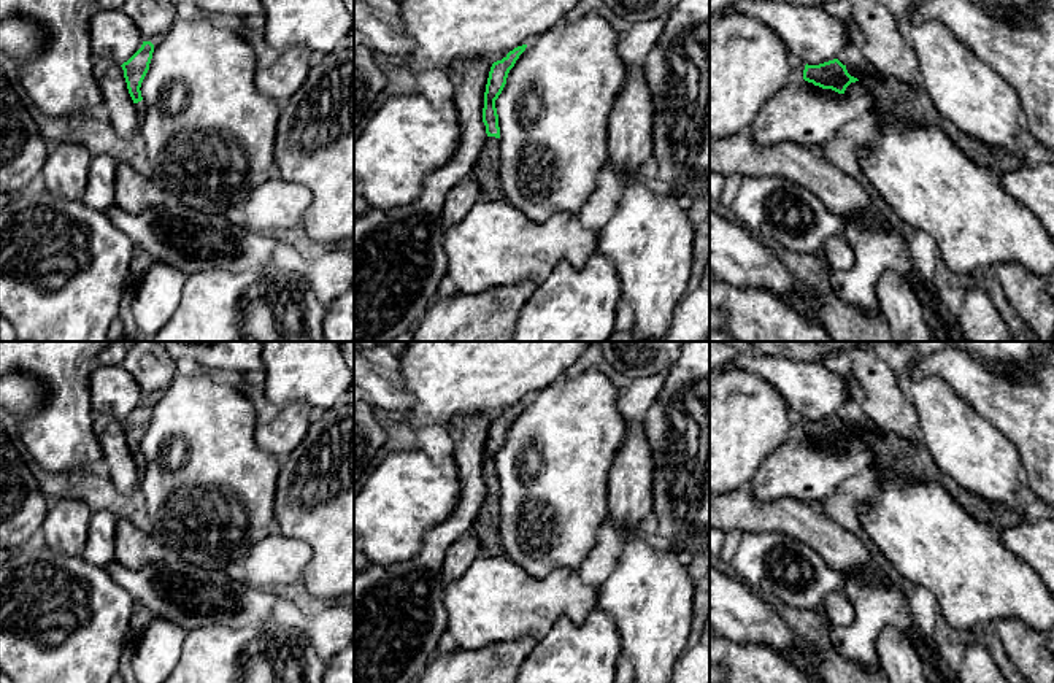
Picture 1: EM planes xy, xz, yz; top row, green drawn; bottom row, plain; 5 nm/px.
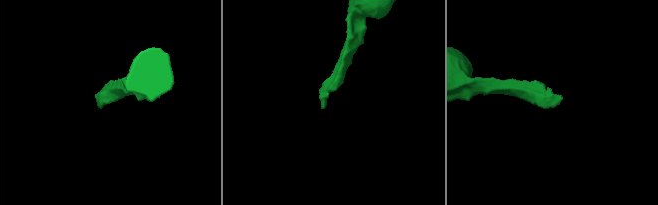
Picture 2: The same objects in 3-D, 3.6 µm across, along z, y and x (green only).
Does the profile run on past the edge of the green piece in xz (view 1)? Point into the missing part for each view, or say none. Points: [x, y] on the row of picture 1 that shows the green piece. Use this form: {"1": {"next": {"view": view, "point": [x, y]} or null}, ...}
{"1": {"next": {"view": "xz", "point": [486, 170]}}}

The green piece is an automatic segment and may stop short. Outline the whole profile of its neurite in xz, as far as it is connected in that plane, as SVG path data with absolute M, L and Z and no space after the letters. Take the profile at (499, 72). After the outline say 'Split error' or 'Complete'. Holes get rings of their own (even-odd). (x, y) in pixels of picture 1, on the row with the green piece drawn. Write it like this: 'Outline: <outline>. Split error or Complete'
Outline: M527 44L514 48L502 60L494 62L489 71L483 108L483 122L486 125L487 138L471 172L471 176L476 179L479 186L481 202L505 200L498 181L500 127L495 100L498 98L506 84L510 70L514 67L516 60L525 51L525 48Z. Split error

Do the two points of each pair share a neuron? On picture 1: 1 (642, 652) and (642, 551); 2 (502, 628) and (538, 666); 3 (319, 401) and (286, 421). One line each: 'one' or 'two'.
1: one
2: two
3: two

